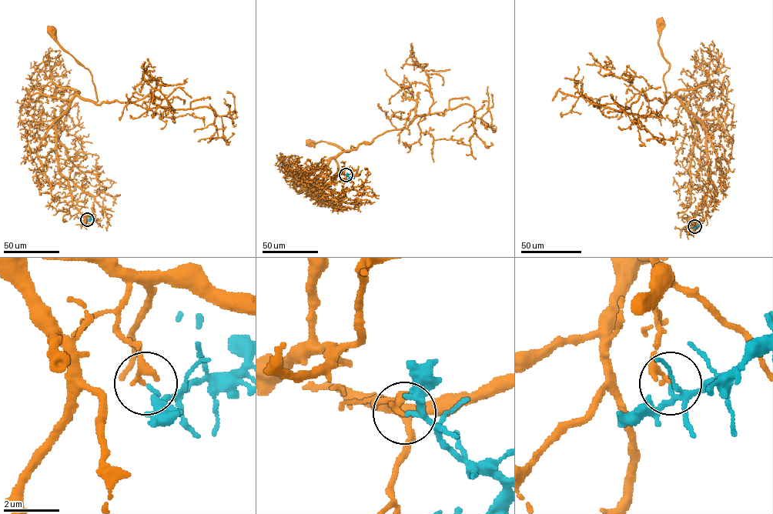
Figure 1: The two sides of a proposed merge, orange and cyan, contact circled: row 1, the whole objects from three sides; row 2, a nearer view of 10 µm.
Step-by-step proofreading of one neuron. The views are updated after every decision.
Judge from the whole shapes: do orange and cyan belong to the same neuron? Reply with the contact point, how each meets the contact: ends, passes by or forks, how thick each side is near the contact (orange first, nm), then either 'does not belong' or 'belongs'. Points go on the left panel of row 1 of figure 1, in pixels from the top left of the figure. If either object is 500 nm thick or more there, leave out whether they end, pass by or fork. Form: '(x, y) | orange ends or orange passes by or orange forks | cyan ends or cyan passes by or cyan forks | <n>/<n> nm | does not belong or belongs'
(87, 219) | orange ends | cyan passes by | 240/110 nm | does not belong

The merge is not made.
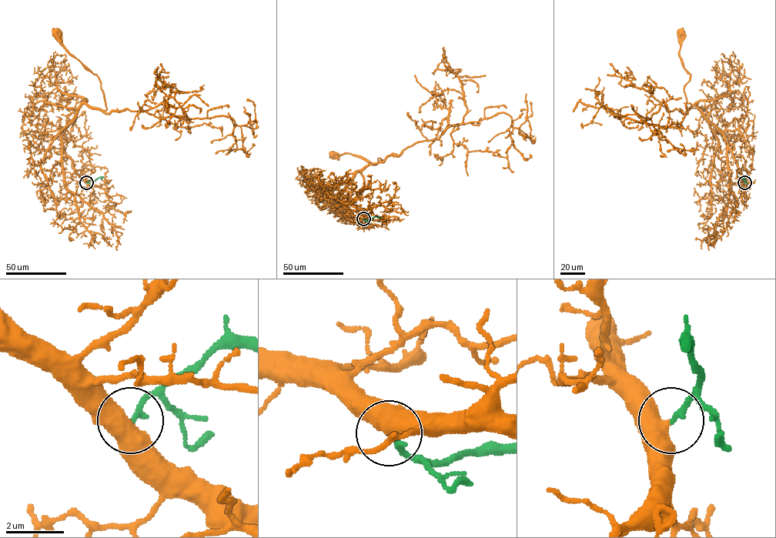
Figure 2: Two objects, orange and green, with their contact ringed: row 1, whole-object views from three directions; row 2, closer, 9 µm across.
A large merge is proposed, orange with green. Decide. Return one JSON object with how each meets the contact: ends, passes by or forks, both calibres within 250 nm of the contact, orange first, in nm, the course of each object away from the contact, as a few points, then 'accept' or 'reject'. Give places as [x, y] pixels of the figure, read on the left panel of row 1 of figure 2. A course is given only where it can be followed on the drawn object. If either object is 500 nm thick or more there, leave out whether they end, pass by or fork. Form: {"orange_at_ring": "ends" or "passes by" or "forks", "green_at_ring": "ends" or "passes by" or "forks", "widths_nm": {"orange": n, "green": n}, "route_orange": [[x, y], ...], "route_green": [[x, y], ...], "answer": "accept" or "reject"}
{"orange_at_ring": "passes by", "green_at_ring": "ends", "widths_nm": {"orange": 400, "green": 200}, "route_orange": [[86, 182], [64, 150], [62, 133], [84, 104], [105, 110], [105, 98], [98, 77], [71, 54], [57, 32]], "route_green": [[86, 182], [103, 176], [100, 178]], "answer": "accept"}

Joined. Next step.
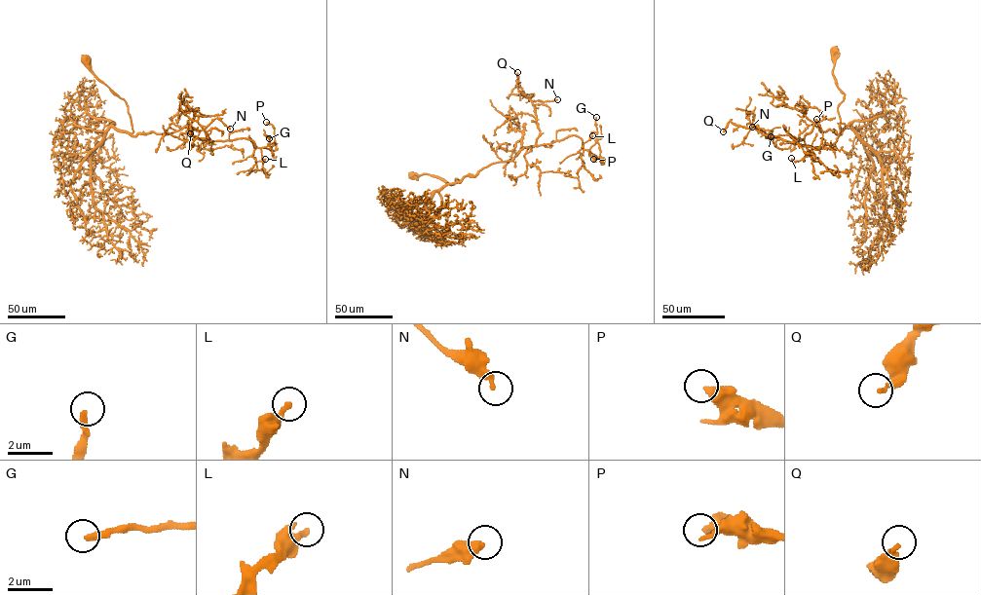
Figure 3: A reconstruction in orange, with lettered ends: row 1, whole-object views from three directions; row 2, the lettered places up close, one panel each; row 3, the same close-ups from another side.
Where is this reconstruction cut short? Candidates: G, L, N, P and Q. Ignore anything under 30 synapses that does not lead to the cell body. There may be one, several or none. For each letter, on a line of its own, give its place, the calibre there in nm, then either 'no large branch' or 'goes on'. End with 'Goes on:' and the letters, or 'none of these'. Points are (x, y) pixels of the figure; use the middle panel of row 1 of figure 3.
G: (596, 117) | 280 nm | goes on
L: (592, 135) | 320 nm | no large branch
N: (557, 99) | 300 nm | no large branch
P: (593, 159) | 440 nm | no large branch
Q: (517, 72) | 280 nm | no large branch
Goes on: G

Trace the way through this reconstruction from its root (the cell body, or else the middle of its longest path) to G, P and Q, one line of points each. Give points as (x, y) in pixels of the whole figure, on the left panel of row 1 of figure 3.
G: (86, 59), (126, 102), (132, 135), (186, 127), (207, 141), (247, 138), (262, 147), (269, 138)
P: (86, 59), (126, 102), (132, 135), (186, 127), (207, 141), (247, 138), (274, 150), (274, 128), (266, 122)
Q: (86, 59), (126, 102), (131, 134), (186, 127), (212, 142), (191, 125), (190, 133)

